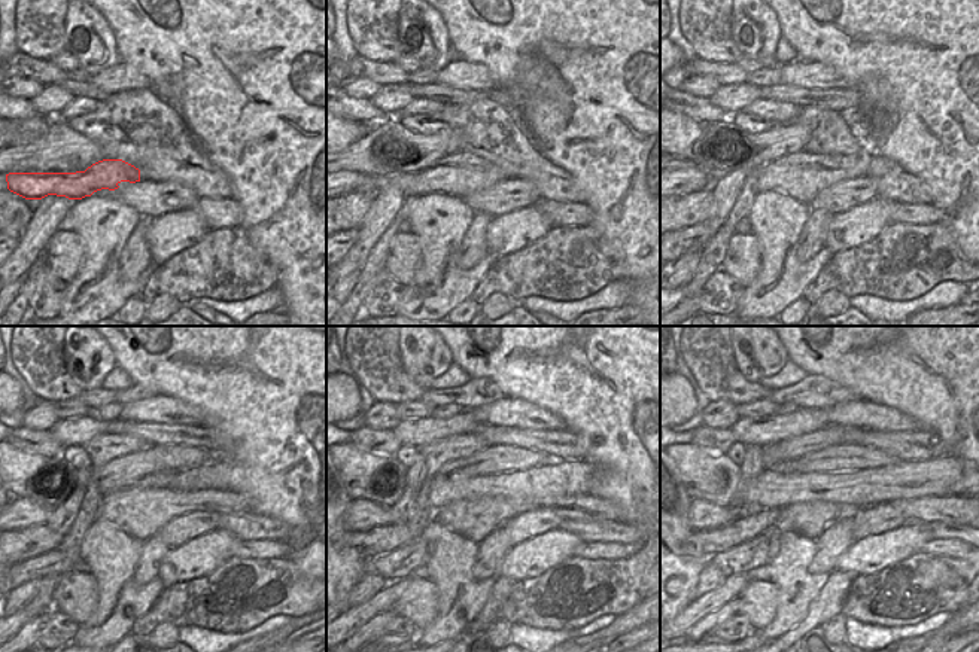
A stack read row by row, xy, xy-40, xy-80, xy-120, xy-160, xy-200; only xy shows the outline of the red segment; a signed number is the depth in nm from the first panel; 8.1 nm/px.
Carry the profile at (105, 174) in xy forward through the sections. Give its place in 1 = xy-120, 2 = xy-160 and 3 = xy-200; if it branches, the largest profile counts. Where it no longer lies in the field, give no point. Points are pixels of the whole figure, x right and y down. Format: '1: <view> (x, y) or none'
1: xy-120 (151, 502)
2: xy-160 (581, 506)
3: xy-200 (963, 511)

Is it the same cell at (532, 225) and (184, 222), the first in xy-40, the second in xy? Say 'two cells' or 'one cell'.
one cell

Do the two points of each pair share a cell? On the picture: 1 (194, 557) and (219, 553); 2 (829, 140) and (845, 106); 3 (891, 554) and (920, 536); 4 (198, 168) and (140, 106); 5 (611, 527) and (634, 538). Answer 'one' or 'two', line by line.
1: one
2: two
3: one
4: one
5: one

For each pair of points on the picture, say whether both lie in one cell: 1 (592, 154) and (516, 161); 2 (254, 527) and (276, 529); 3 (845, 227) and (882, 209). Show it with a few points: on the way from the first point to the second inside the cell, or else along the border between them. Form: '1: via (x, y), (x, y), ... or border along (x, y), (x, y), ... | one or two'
1: border along (522, 131), (535, 151), (574, 177) | two
2: via (260, 527), (270, 529) | one
3: via (854, 227), (873, 216) | one

